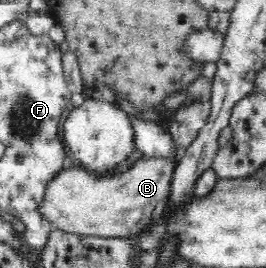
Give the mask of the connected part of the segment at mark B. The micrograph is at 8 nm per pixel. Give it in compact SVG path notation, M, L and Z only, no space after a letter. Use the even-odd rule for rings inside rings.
M179 154L163 156L143 155L135 160L125 172L117 172L107 178L99 178L87 169L75 163L69 163L51 180L47 186L47 194L43 200L41 211L51 221L53 229L61 229L76 235L101 236L103 238L126 238L137 240L143 236L151 222L155 221L158 211L162 210L168 196L171 194L171 180L180 160Z

